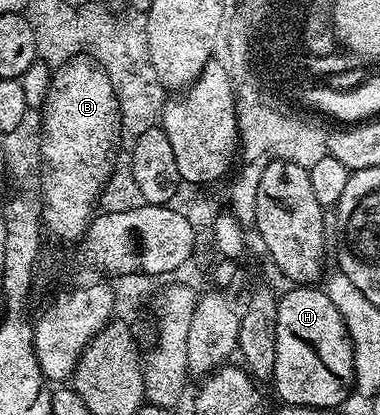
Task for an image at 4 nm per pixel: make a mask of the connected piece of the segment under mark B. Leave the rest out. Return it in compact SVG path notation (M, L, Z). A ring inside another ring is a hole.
M79 52L53 71L40 117L40 147L51 164L46 185L52 209L50 223L58 234L82 237L92 221L106 181L115 173L114 149L117 151L120 146L121 116L116 92L110 74L97 57Z

